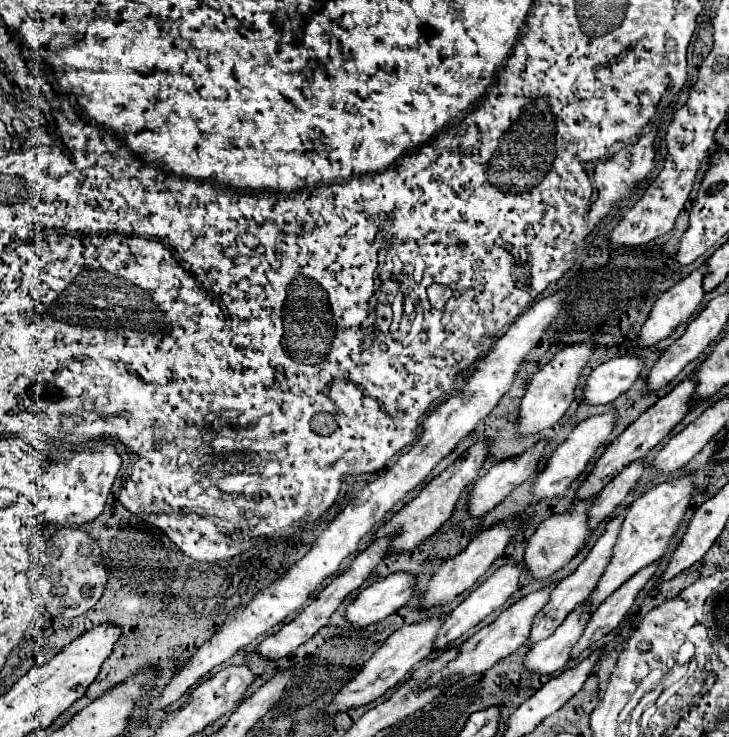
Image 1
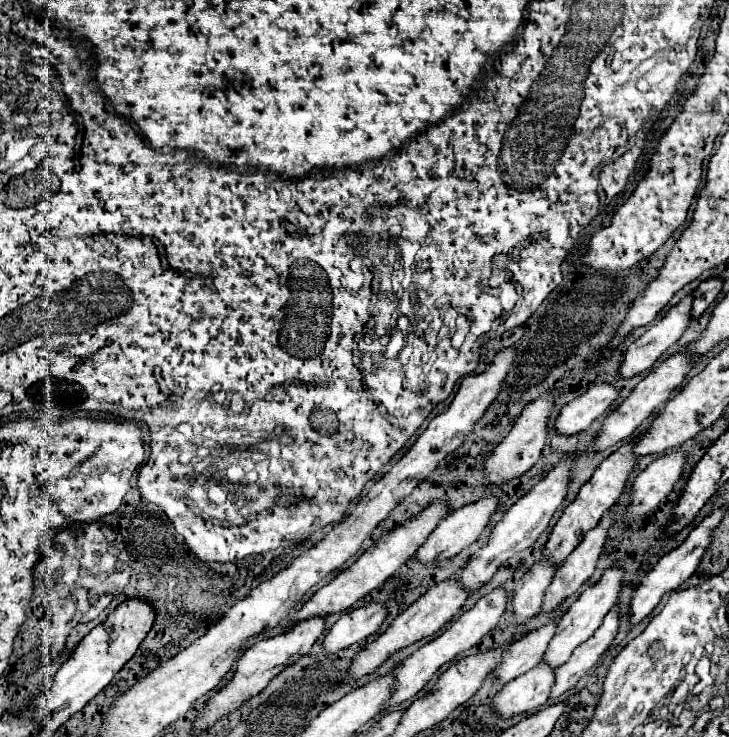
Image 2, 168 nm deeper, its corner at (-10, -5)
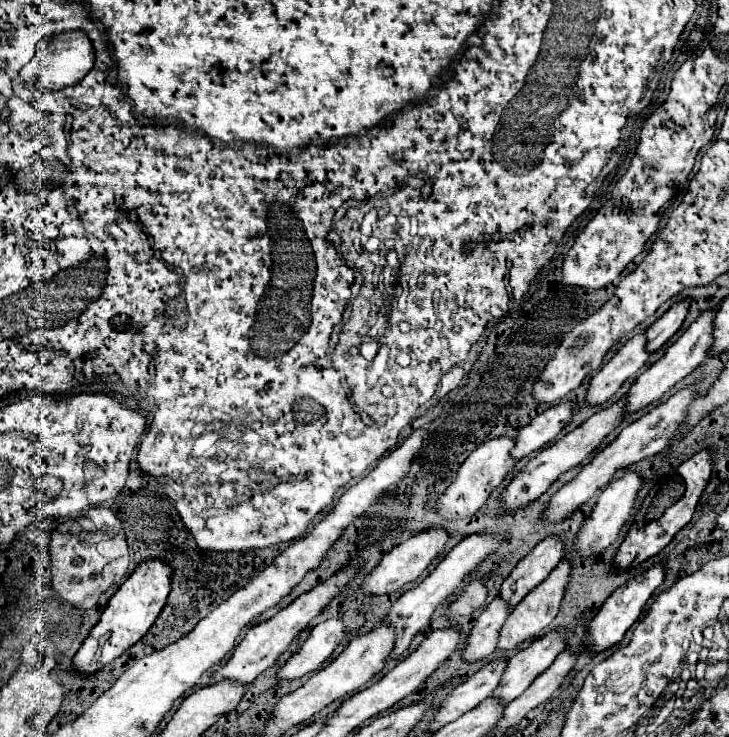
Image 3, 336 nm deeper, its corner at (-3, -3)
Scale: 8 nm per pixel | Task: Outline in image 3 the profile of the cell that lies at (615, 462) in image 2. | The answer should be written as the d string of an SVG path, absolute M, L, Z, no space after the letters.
M549 537L541 541L525 559L517 563L511 575L503 581L499 597L509 603L513 609L533 587L549 577L549 573L557 567L563 557L563 543L557 537Z

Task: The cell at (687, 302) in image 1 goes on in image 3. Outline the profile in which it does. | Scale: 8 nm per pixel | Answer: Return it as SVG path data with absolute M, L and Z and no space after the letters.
M645 331L637 333L631 341L627 341L607 365L591 379L587 387L587 395L583 399L585 405L603 405L609 401L621 385L633 377L649 359L649 353L645 351Z

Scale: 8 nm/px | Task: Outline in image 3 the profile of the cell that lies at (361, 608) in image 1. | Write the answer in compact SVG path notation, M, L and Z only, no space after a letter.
M327 619L313 627L303 647L277 669L277 681L295 681L319 669L343 639L343 621Z

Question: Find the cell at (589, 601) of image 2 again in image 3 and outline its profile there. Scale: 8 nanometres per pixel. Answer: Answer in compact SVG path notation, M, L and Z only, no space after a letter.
M549 631L543 639L537 639L527 649L515 653L507 661L505 675L501 677L497 691L493 691L493 697L501 699L501 703L511 703L515 697L519 697L531 685L531 681L541 671L545 671L555 661L555 657L563 649L565 649L563 633Z

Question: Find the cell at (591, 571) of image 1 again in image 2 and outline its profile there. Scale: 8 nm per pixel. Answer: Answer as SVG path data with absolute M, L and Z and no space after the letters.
M554 619L550 625L542 625L540 629L528 633L526 637L522 637L520 641L516 641L516 645L510 647L510 651L504 655L502 665L494 671L496 675L496 689L500 691L508 681L512 681L514 677L526 673L528 669L536 667L542 657L544 657L544 649L548 649L548 641L552 641L552 637L556 635L556 625L560 619Z

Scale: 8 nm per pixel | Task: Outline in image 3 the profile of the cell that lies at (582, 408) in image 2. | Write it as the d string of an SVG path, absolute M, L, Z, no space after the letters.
M561 401L555 407L549 407L541 415L537 415L527 427L519 431L515 437L513 459L523 459L525 455L541 449L545 443L551 443L559 431L571 421L577 405L569 401Z

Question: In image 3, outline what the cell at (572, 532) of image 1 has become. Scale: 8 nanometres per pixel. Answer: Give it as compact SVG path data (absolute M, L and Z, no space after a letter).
M493 599L485 607L485 611L475 619L469 639L465 641L465 647L461 651L463 661L475 663L475 661L489 657L495 651L497 639L499 639L499 629L505 623L505 619L509 617L509 613L511 613L509 607L501 599Z

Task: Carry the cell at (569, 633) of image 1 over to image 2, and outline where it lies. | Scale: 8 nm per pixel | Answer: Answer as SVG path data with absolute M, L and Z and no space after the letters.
M536 665L536 669L530 669L528 673L504 685L504 689L494 697L492 707L500 717L530 713L538 707L544 707L550 699L554 675L556 669L552 669L550 665Z

